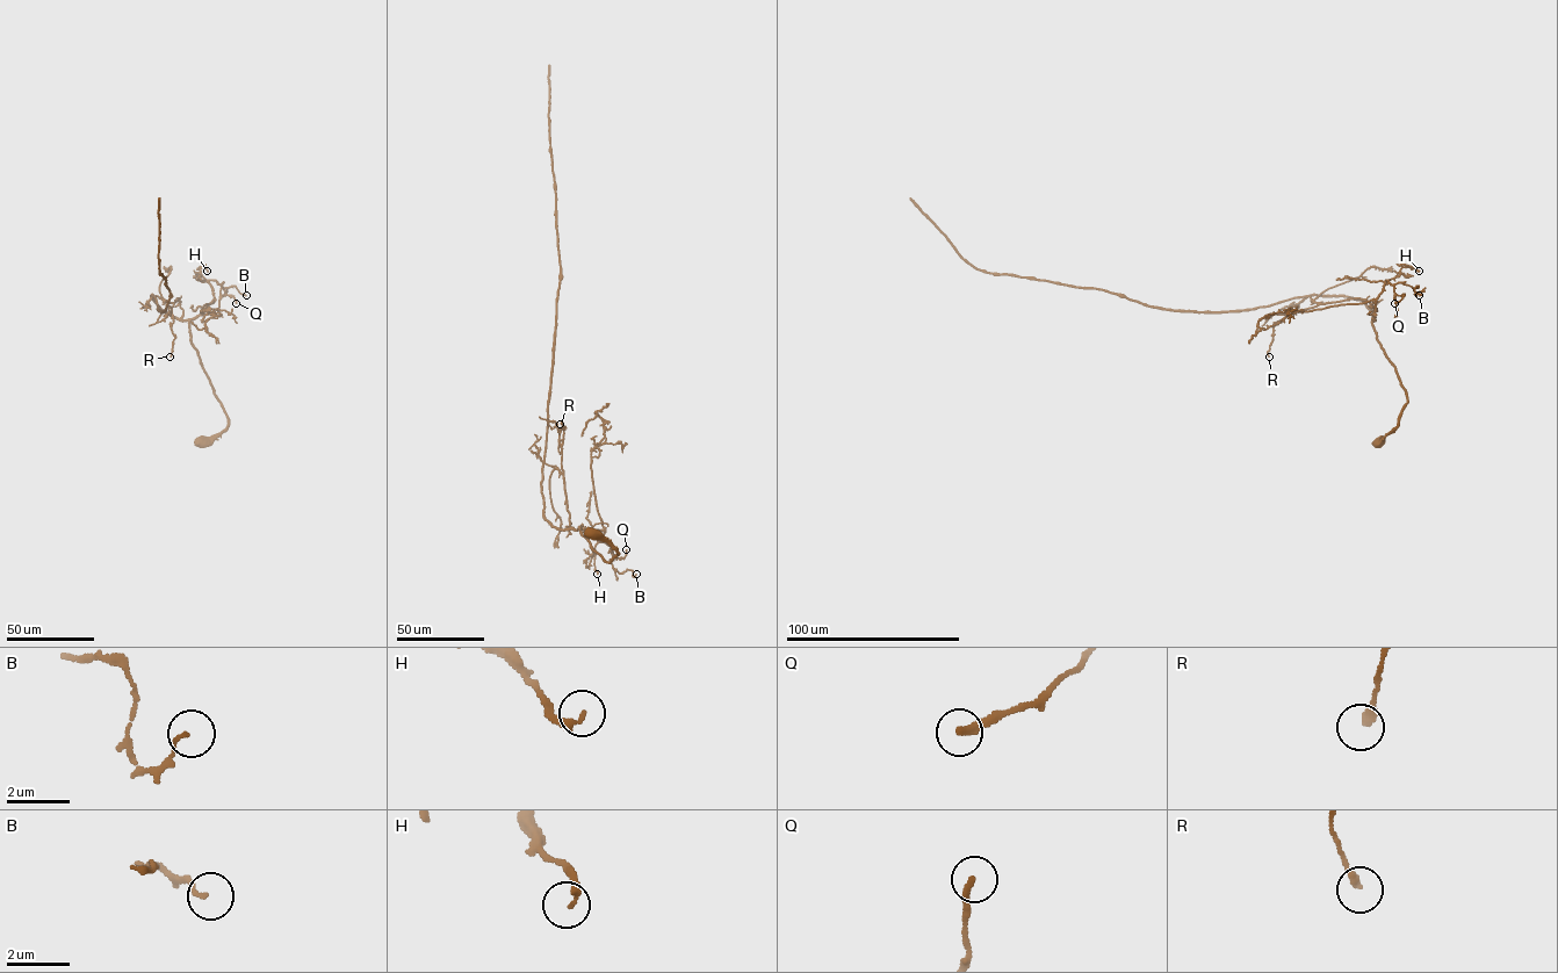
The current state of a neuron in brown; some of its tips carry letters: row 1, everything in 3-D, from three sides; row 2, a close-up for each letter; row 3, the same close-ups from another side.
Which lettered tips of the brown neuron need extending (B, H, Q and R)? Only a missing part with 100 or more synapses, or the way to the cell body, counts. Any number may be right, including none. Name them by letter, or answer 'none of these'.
none of these

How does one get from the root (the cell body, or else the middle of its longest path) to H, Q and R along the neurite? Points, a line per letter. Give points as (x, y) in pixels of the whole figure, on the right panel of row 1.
H: (1379, 442), (1398, 425), (1407, 395), (1377, 338), (1375, 302), (1401, 264), (1419, 271)
Q: (1379, 442), (1398, 425), (1407, 402), (1371, 322), (1386, 280), (1396, 294), (1403, 295), (1394, 303)
R: (1379, 442), (1398, 425), (1407, 395), (1377, 338), (1369, 302), (1349, 298), (1286, 315), (1274, 324), (1269, 357)

